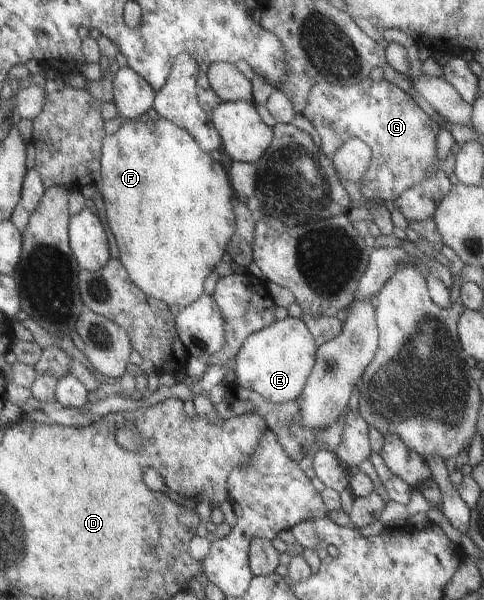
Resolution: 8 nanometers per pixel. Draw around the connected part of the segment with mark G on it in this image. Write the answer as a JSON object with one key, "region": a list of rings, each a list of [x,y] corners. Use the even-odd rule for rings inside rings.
{"region":[[[367,76],[347,86],[317,82],[309,90],[307,105],[301,114],[315,127],[321,137],[320,149],[329,159],[333,159],[345,141],[353,138],[362,139],[371,148],[369,169],[363,181],[357,183],[368,200],[392,203],[405,189],[423,181],[435,169],[435,139],[440,126],[405,90],[385,78],[375,82]]]}

